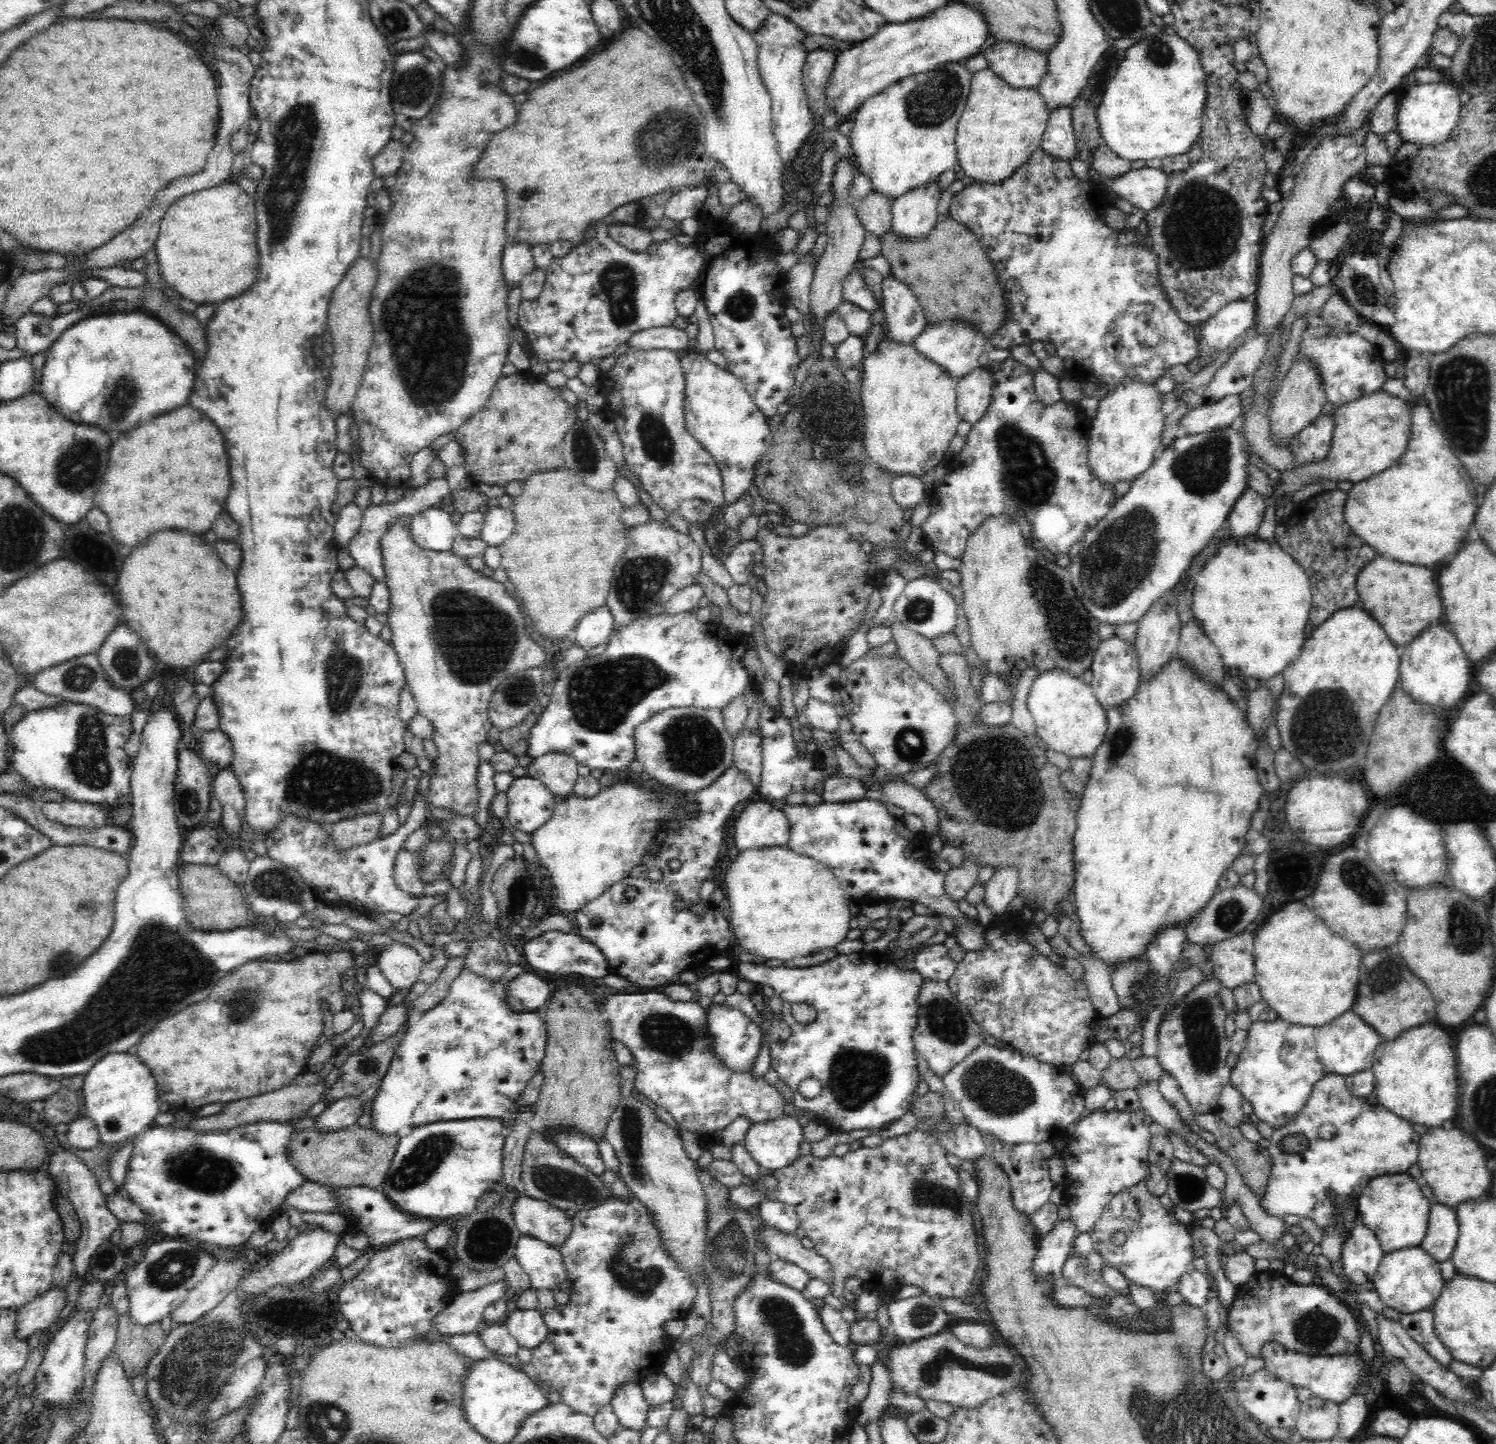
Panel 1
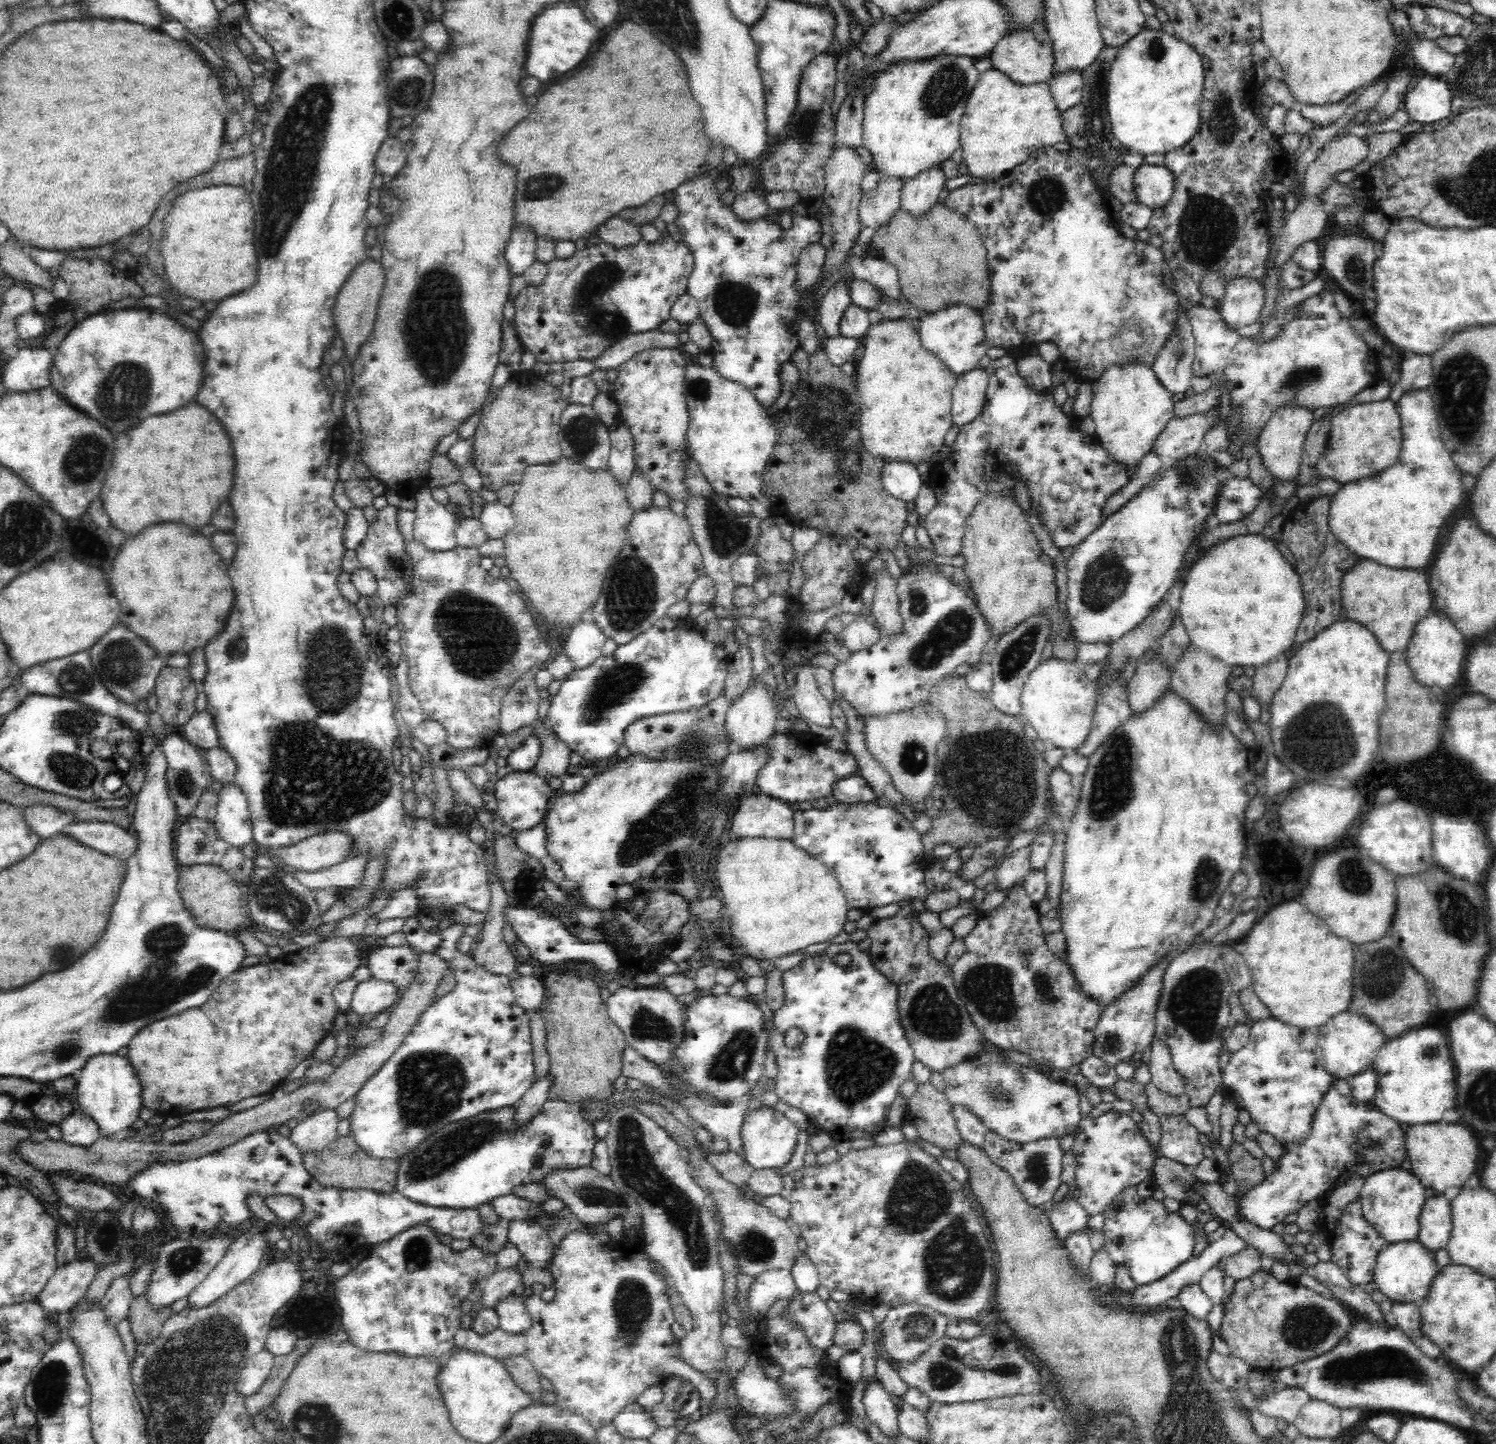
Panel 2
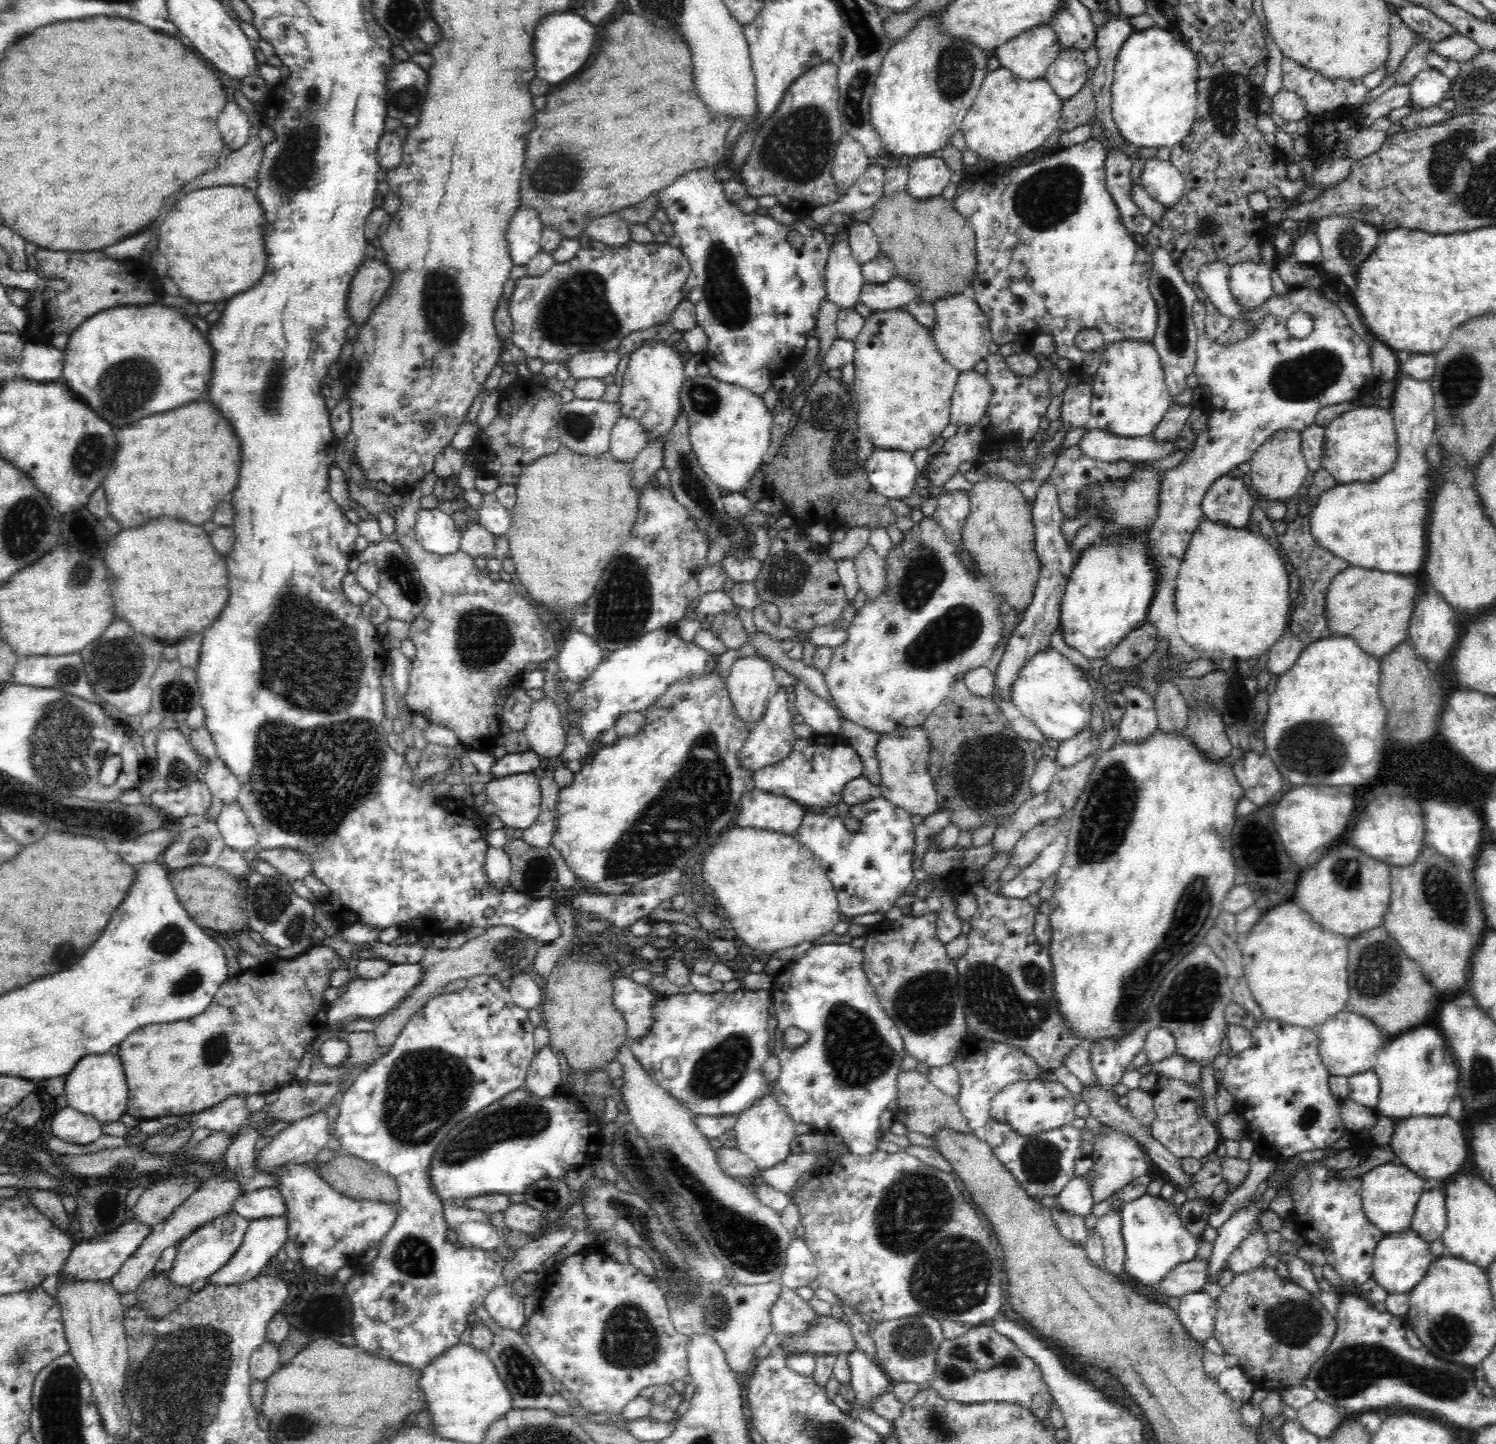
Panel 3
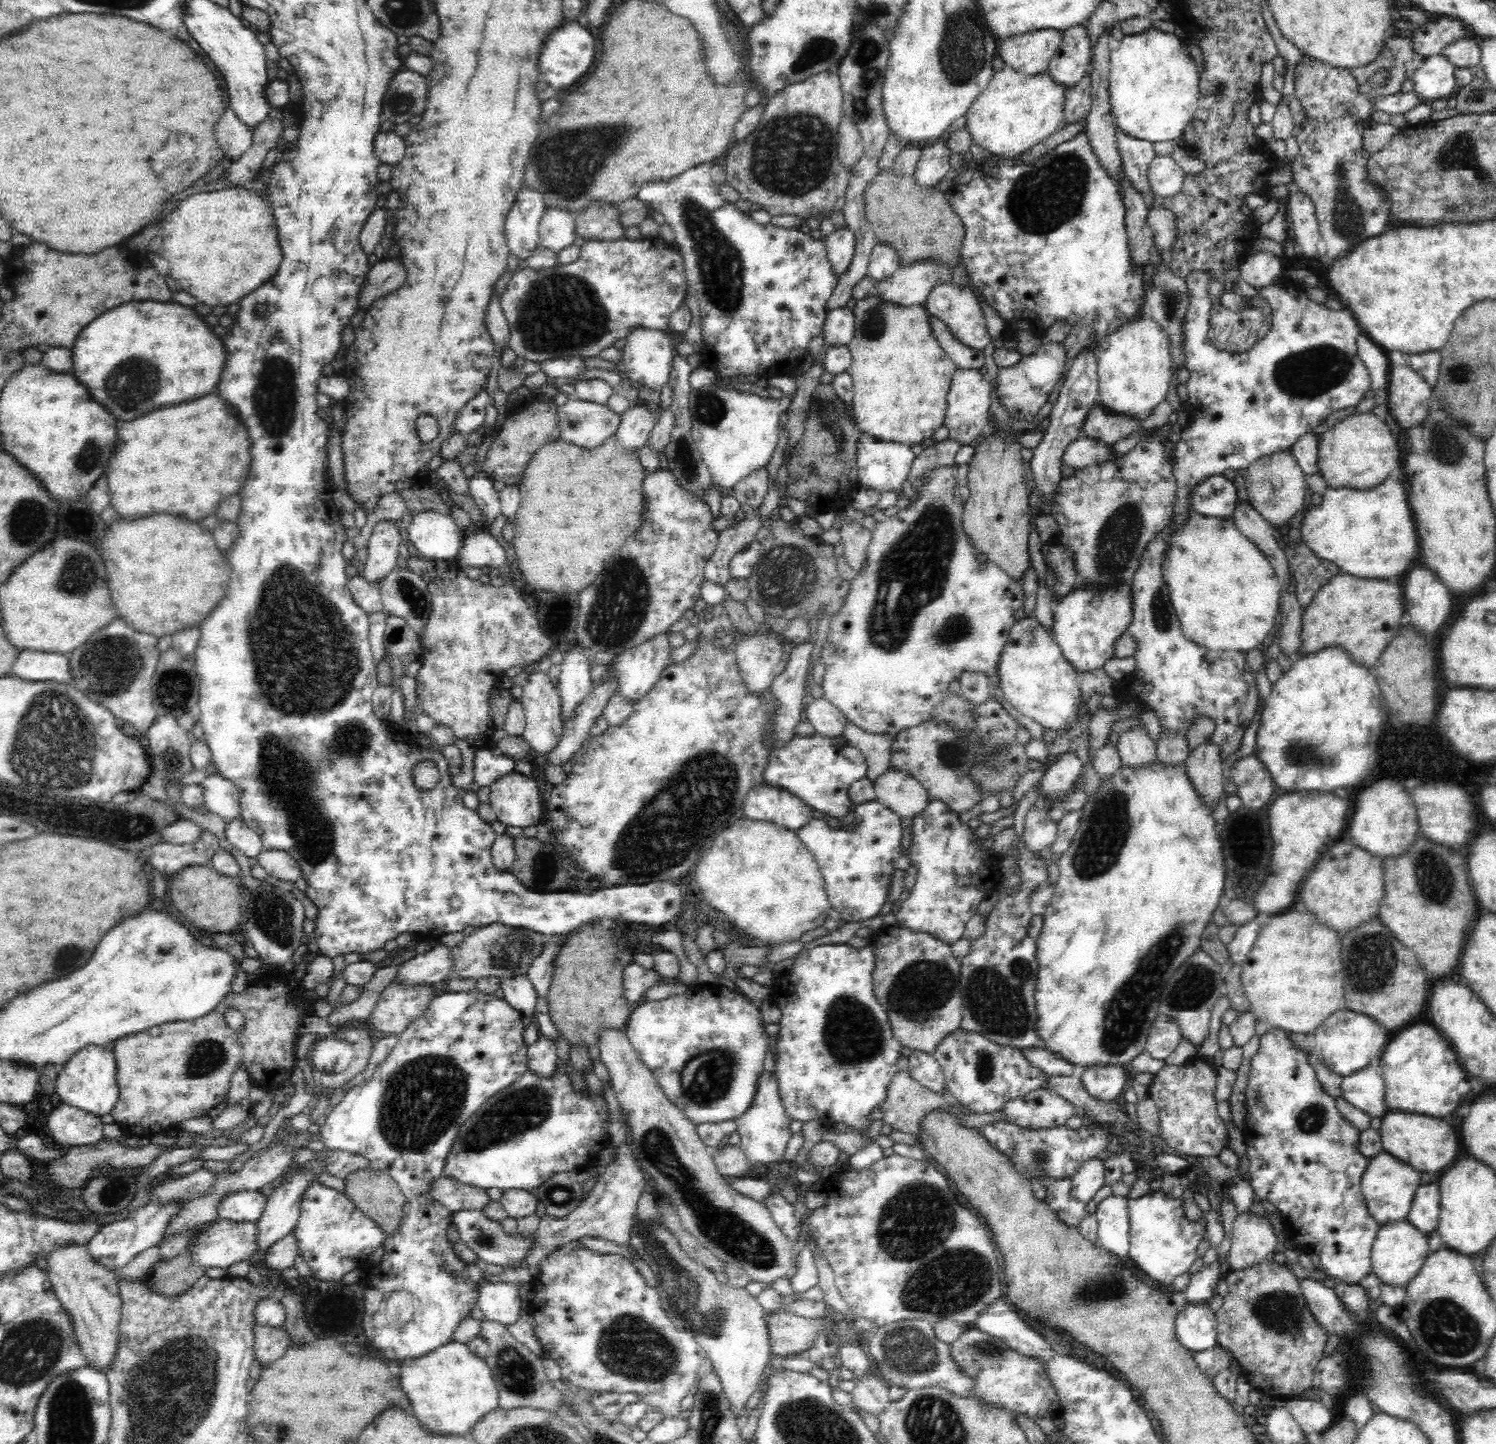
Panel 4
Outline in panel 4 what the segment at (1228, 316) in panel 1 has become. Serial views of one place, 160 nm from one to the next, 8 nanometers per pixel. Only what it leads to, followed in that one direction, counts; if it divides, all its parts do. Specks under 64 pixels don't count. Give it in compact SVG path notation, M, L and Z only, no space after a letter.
M1258 250L1245 257L1240 263L1240 276L1254 288L1262 288L1272 284L1272 280L1284 273L1280 257L1271 252Z

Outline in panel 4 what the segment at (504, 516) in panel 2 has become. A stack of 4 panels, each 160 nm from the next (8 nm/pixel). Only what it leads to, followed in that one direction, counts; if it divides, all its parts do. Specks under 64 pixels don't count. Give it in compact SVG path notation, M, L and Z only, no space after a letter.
M482 470L476 471L469 478L469 494L483 512L485 520L490 524L496 516L500 516L499 493L494 489L493 480Z

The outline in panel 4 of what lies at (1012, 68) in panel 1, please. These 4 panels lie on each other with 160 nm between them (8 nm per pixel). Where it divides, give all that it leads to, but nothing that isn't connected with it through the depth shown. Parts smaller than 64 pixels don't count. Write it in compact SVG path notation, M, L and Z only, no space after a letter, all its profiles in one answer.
M1042 29L997 41L997 54L1016 72L1034 76L1046 72L1062 42L1062 32Z

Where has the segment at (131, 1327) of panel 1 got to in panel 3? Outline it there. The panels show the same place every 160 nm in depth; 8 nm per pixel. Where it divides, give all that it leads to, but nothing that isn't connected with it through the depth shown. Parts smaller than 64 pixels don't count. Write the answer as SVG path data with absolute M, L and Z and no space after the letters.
M150 1272L137 1286L136 1302L152 1316L162 1318L176 1310L192 1294L191 1285L174 1284L169 1273Z

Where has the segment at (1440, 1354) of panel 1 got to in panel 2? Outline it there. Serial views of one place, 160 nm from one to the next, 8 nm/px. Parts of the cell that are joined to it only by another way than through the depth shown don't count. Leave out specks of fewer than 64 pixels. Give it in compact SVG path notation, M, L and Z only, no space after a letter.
M1420 1301L1414 1302L1393 1302L1391 1305L1390 1316L1395 1324L1402 1329L1402 1332L1430 1358L1438 1359L1440 1349L1436 1348L1428 1338L1420 1333Z

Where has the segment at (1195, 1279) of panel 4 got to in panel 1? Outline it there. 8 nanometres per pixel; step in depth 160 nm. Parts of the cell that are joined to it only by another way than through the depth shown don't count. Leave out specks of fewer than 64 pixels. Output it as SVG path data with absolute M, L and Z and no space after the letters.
M1326 1073L1322 1080L1316 1082L1312 1094L1301 1111L1286 1124L1284 1128L1274 1130L1270 1140L1269 1153L1272 1159L1267 1191L1259 1198L1262 1211L1266 1215L1282 1218L1286 1214L1314 1220L1318 1228L1328 1226L1334 1214L1333 1199L1335 1197L1352 1197L1354 1206L1348 1207L1341 1220L1342 1236L1346 1239L1359 1216L1356 1200L1360 1192L1372 1178L1380 1175L1406 1173L1418 1158L1418 1138L1420 1130L1413 1124L1402 1120L1400 1116L1384 1110L1380 1105L1370 1105L1363 1098L1357 1098L1348 1091L1346 1078L1342 1075Z

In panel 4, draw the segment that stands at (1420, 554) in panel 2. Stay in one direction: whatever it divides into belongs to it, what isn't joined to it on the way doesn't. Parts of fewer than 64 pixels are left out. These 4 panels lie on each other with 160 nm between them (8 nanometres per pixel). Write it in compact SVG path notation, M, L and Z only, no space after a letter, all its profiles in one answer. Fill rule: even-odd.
M1390 364L1386 389L1388 414L1402 430L1424 422L1431 406L1432 386L1410 364ZM1387 478L1378 488L1352 490L1327 488L1319 505L1308 504L1299 528L1301 539L1317 557L1334 563L1342 574L1364 576L1365 580L1386 580L1408 568L1418 560L1418 536L1410 504L1406 500L1406 484Z

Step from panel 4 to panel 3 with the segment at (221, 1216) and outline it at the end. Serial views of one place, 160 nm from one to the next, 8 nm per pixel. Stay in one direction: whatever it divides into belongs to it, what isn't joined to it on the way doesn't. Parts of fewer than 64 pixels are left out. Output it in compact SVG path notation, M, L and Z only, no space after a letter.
M259 1188L242 1193L231 1208L249 1221L256 1221L287 1212L282 1194L275 1188Z

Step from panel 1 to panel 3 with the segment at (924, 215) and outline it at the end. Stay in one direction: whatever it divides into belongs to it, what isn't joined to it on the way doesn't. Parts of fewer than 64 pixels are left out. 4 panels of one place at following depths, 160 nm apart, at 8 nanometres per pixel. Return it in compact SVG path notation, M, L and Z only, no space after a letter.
M924 157L909 162L910 178L906 185L914 198L942 195L950 182L951 171L942 158Z

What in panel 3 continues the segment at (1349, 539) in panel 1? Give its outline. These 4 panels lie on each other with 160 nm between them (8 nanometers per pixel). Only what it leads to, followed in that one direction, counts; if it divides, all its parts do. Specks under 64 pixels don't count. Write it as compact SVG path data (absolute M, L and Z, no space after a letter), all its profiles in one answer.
M1306 515L1306 518L1295 519L1292 524L1287 524L1286 532L1279 535L1278 540L1284 546L1287 559L1294 567L1294 573L1300 579L1296 610L1294 610L1294 618L1292 618L1292 626L1290 626L1291 631L1304 643L1304 646L1308 646L1314 641L1321 640L1322 637L1329 637L1325 595L1336 574L1340 575L1340 572L1349 566L1347 561L1316 543L1311 535L1309 515Z

